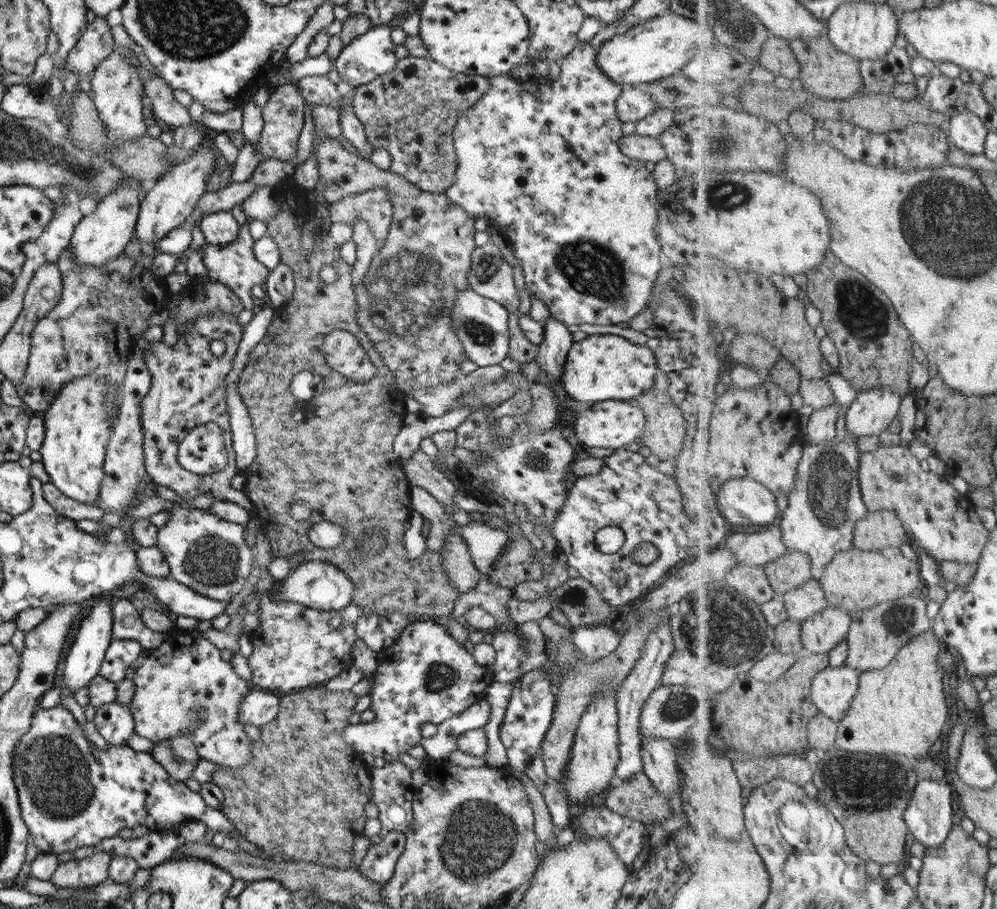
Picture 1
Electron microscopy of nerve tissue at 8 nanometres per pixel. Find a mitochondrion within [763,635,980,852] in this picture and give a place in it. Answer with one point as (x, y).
(862, 784)

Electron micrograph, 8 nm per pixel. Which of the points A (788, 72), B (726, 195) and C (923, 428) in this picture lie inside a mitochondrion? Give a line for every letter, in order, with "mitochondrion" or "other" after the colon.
A: other
B: mitochondrion
C: other

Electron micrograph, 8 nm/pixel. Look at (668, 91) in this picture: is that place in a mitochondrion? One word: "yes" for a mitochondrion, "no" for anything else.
yes

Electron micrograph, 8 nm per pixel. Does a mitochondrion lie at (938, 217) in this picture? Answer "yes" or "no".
yes

